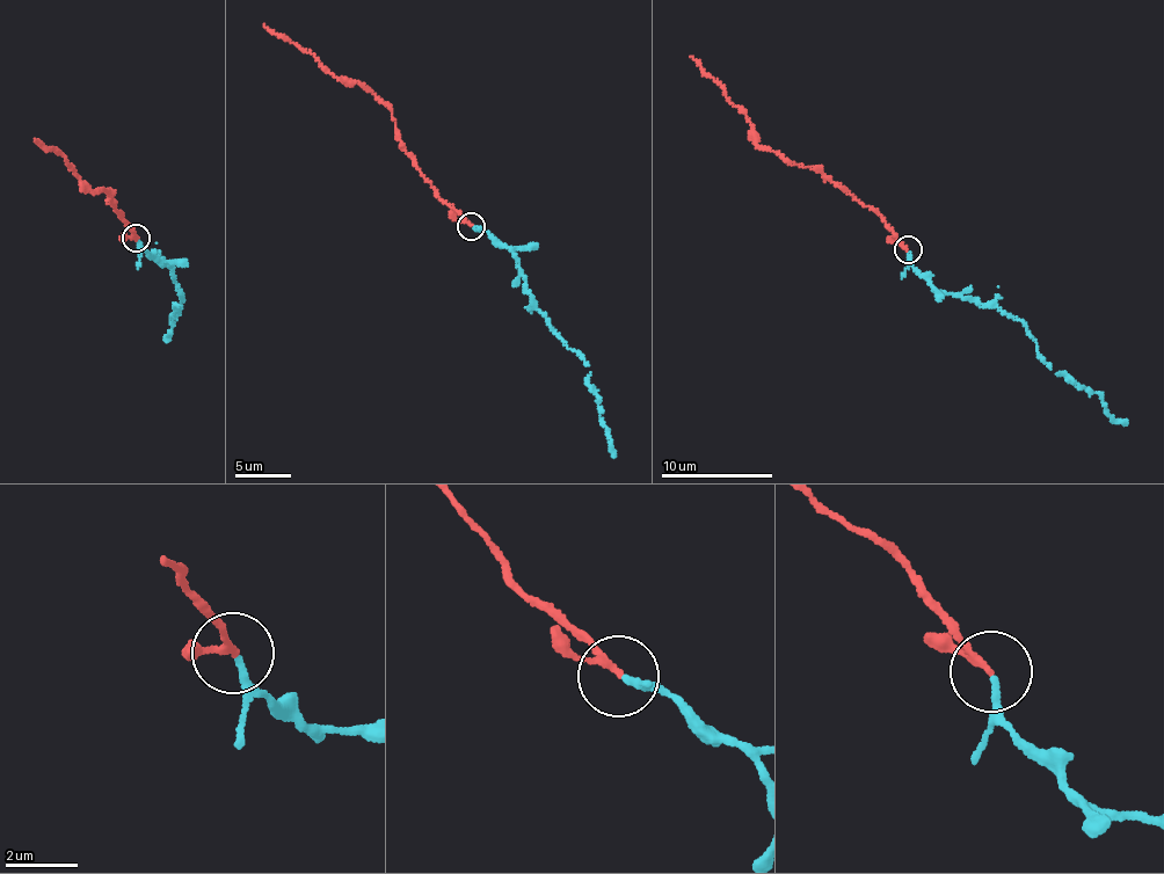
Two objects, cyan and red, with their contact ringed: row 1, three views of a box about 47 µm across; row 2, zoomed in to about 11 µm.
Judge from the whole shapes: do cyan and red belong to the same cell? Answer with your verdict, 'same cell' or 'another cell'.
same cell

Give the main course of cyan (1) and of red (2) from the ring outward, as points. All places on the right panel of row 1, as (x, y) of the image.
1: (908, 252), (910, 264), (938, 290), (994, 304), (1026, 325), (1038, 357), (1096, 392), (1105, 410), (1126, 424)
2: (907, 248), (893, 227), (850, 194), (814, 169), (794, 165), (758, 145), (754, 125), (690, 57)

